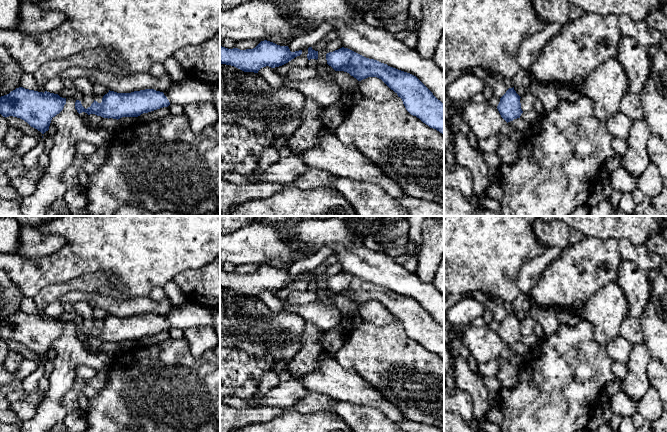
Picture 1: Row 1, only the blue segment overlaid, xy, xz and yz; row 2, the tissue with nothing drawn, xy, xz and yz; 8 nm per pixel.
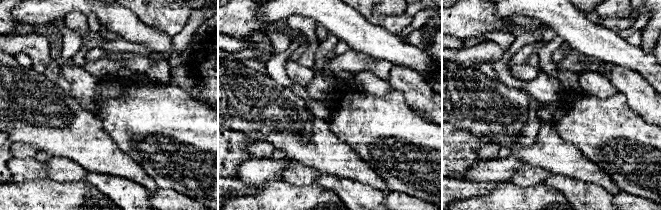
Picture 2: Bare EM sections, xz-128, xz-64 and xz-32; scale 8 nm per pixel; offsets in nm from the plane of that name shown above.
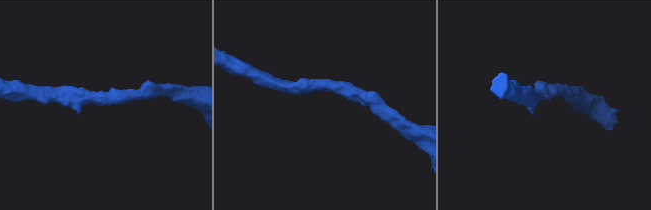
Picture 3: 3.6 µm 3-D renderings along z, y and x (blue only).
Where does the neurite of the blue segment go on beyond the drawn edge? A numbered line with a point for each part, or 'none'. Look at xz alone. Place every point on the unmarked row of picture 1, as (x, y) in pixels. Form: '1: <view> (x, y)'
none

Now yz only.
1: yz (508, 306)

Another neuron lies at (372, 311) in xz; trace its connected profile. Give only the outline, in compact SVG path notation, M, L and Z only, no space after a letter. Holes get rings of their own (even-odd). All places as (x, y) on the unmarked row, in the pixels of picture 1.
M368 301L358 305L361 321L375 323L378 326L387 326L398 321L381 303Z

